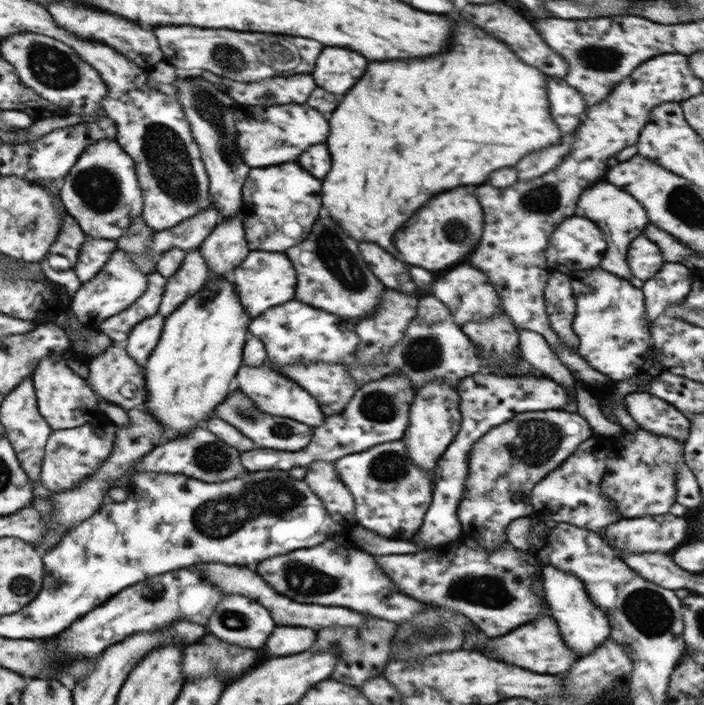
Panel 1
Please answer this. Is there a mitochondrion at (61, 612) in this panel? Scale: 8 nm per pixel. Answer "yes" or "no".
no

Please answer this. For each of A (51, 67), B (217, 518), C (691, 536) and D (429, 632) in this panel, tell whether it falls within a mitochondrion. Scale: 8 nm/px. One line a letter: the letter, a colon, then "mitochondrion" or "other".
A: mitochondrion
B: mitochondrion
C: other
D: mitochondrion

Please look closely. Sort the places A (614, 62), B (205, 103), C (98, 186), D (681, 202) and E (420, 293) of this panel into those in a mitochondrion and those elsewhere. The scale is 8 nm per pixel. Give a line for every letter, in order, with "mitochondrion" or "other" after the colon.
A: mitochondrion
B: mitochondrion
C: mitochondrion
D: mitochondrion
E: other

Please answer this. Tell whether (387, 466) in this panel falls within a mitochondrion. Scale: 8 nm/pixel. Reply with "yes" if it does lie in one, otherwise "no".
yes

